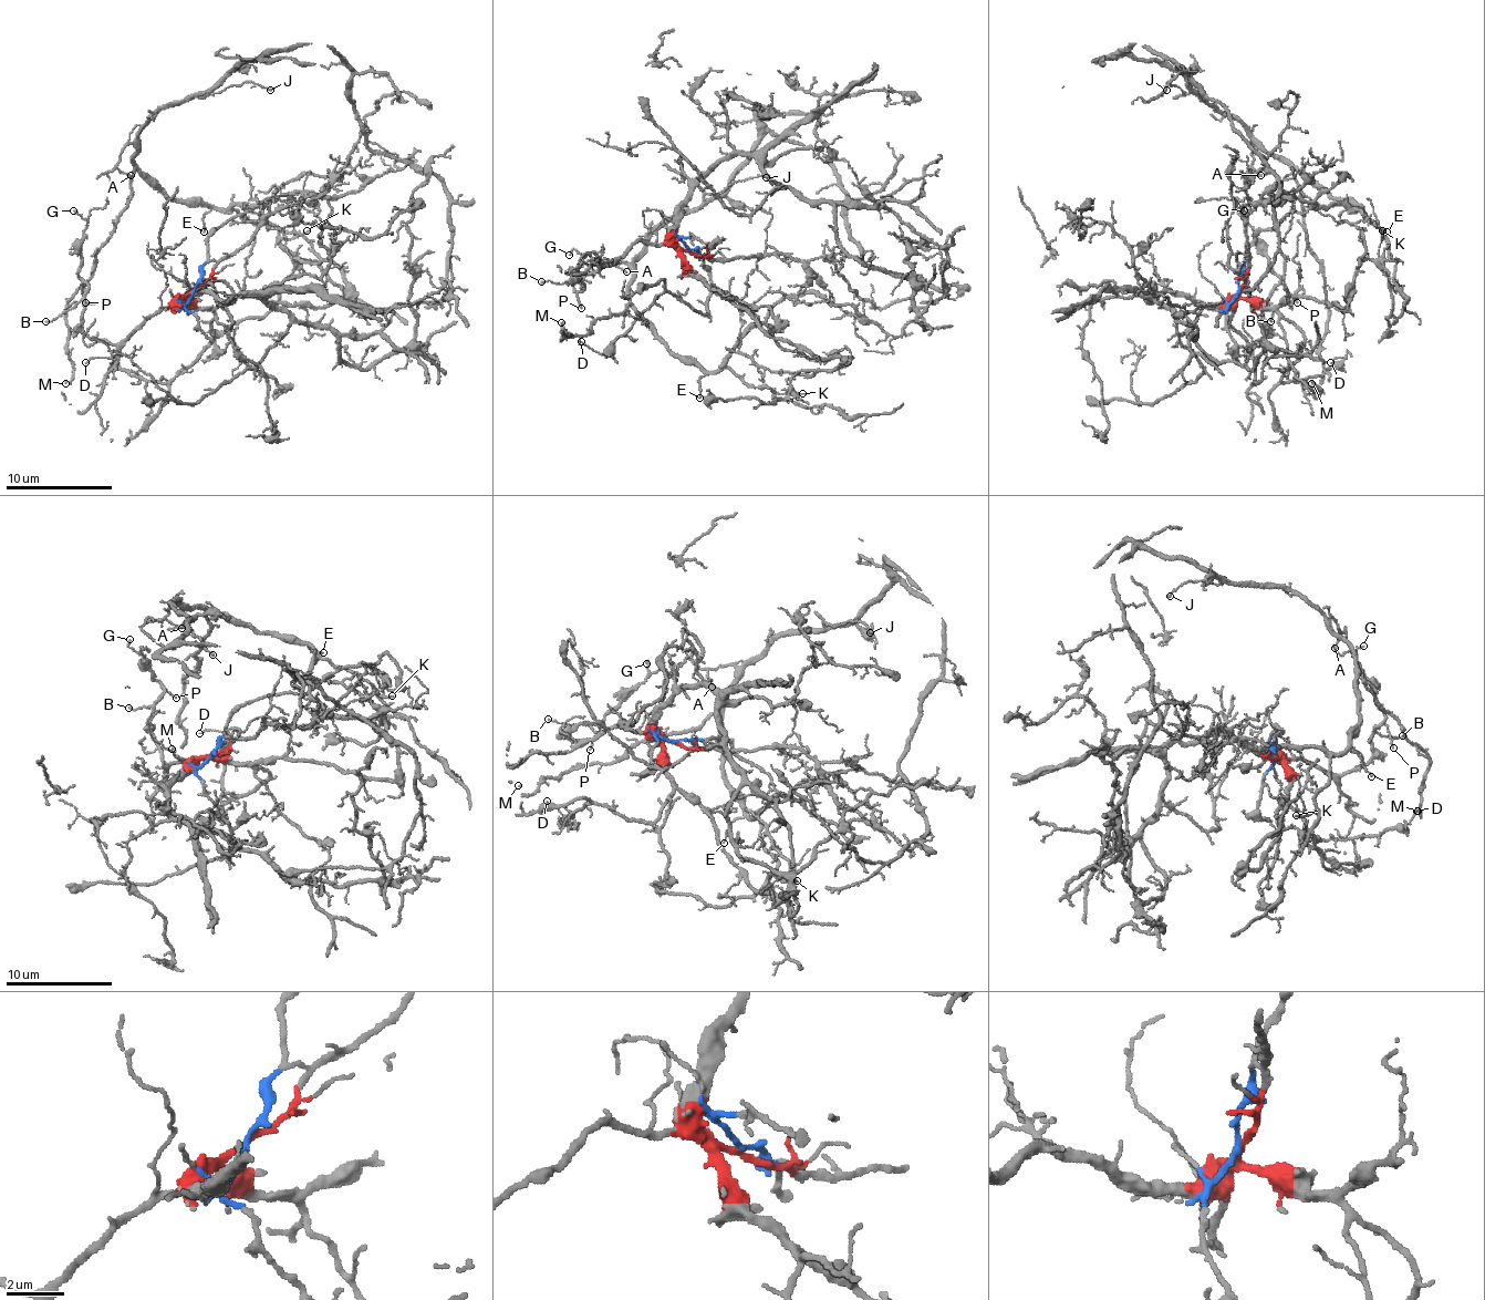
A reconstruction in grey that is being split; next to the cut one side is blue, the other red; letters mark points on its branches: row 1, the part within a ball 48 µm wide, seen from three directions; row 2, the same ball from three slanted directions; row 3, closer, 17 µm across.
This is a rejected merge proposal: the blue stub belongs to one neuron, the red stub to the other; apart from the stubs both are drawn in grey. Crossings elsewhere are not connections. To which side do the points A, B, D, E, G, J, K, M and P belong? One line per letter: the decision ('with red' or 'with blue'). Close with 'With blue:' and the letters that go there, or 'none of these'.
A: with blue
B: with red
D: with red
E: with blue
G: with red
J: with blue
K: with blue
M: with blue
P: with red
With blue: A, E, J, K, M

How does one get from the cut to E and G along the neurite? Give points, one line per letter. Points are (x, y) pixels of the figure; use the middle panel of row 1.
E: (688, 250), (702, 255), (702, 264), (720, 290), (734, 296), (758, 319), (726, 359), (702, 375), (699, 396)
G: (688, 250), (635, 241), (614, 260), (579, 274), (582, 287), (577, 290), (582, 255), (573, 250), (569, 255)

